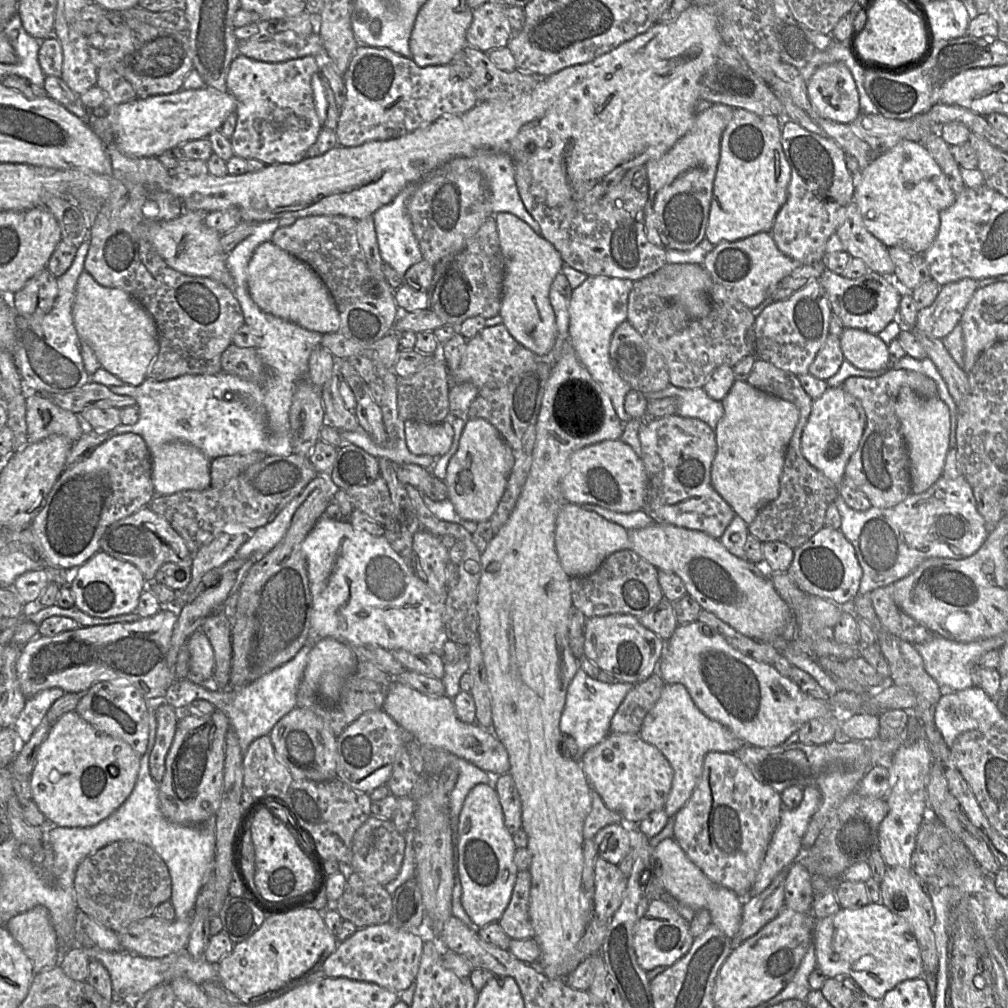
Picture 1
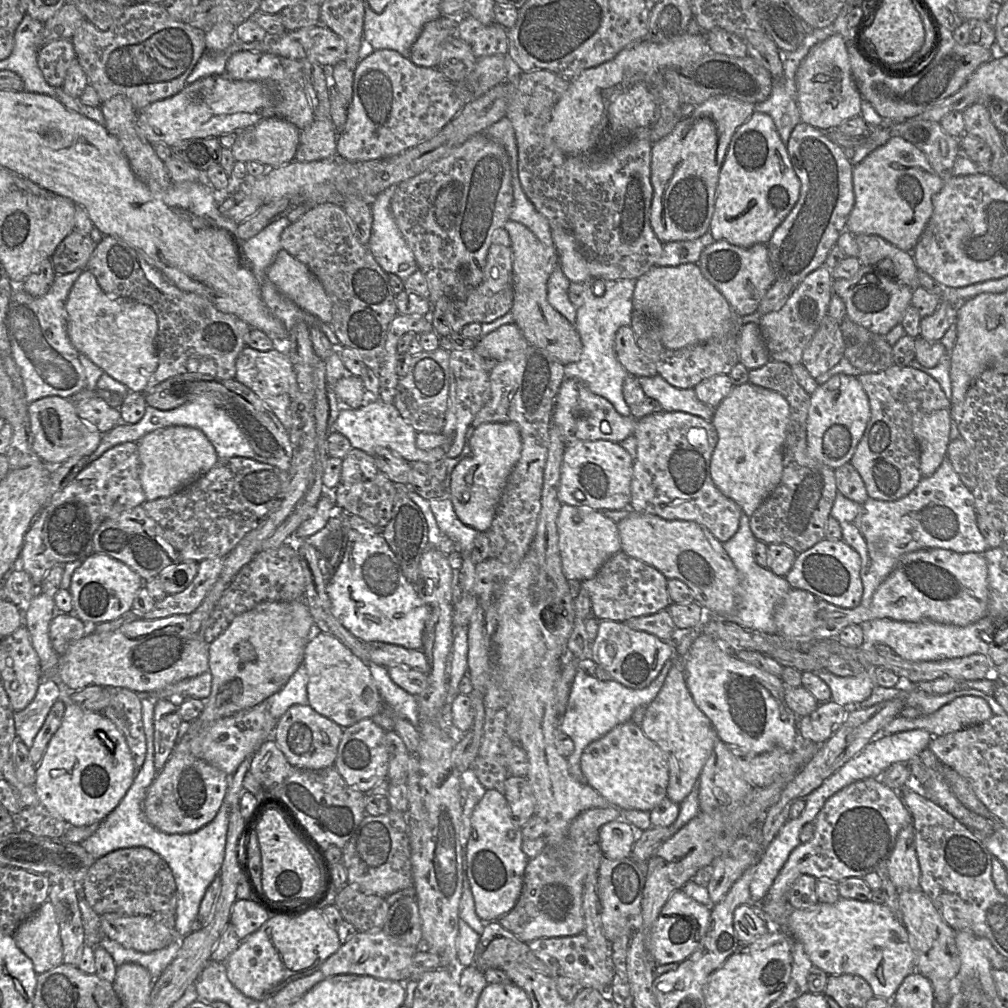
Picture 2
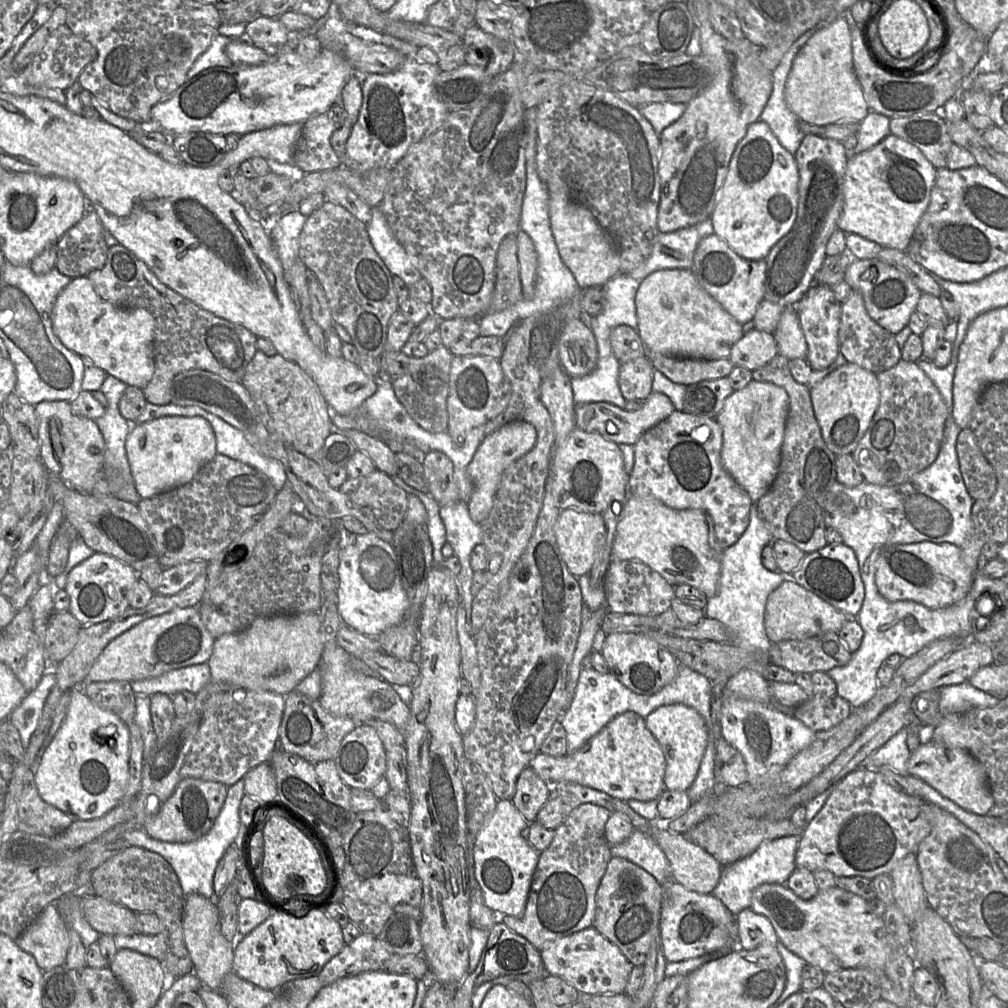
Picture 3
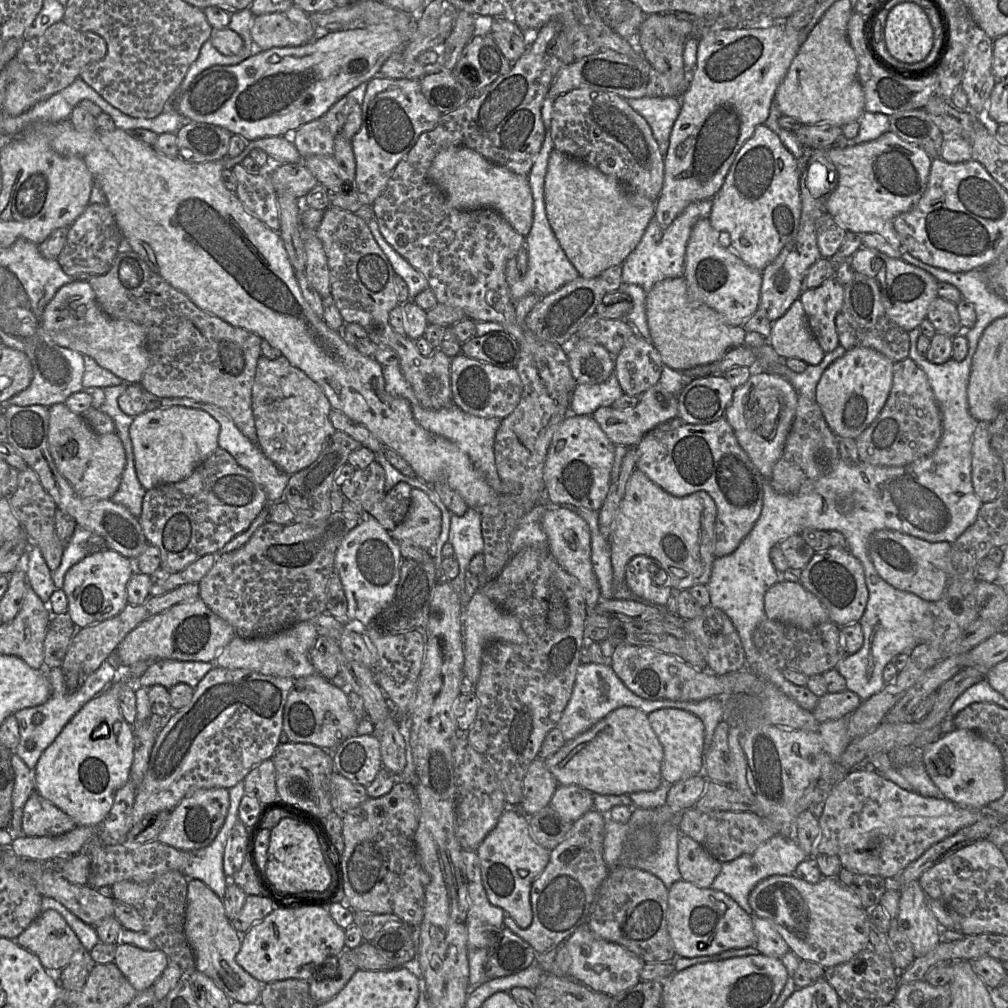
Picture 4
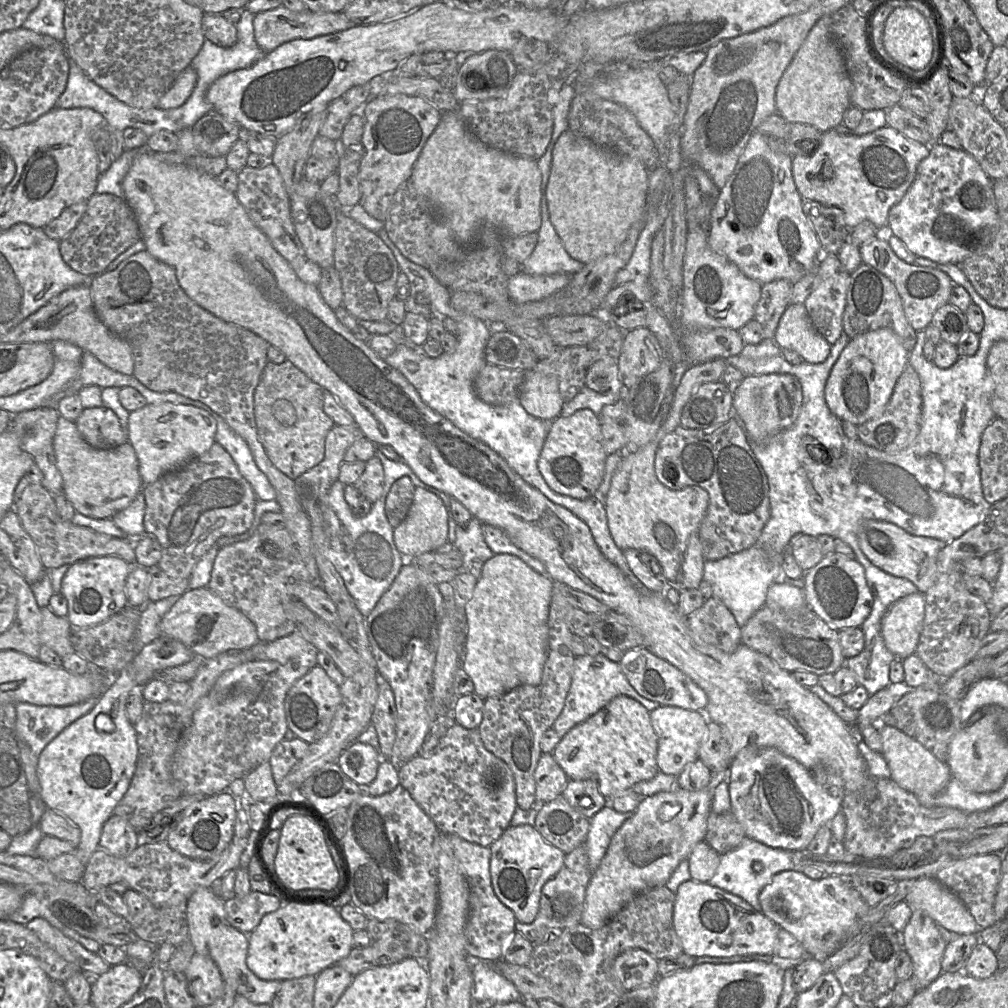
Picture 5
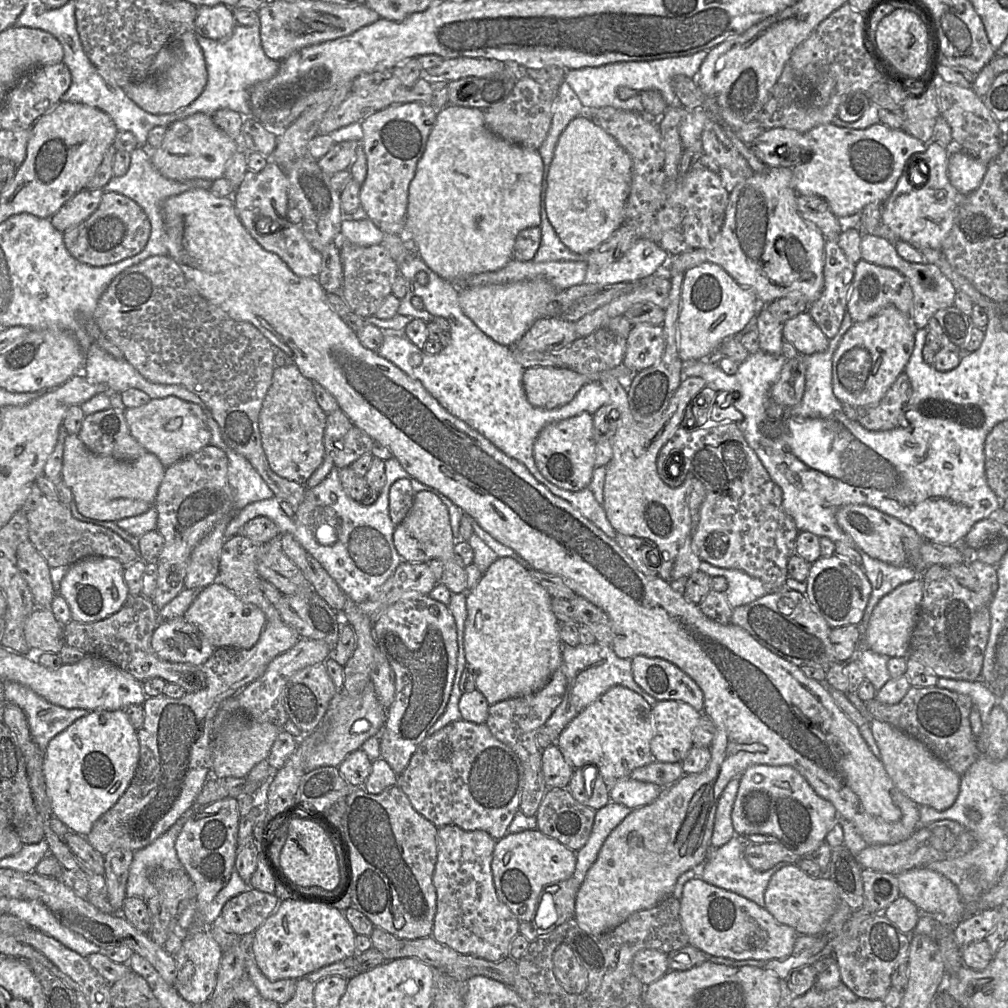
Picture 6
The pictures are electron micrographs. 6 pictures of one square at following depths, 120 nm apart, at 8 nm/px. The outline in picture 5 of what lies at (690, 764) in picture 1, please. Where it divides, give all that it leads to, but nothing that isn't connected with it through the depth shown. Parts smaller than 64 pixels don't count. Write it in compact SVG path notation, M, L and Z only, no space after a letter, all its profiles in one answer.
M663 705L650 712L650 720L658 737L657 767L659 772L678 776L690 762L699 758L699 747L706 736L707 717L703 711Z

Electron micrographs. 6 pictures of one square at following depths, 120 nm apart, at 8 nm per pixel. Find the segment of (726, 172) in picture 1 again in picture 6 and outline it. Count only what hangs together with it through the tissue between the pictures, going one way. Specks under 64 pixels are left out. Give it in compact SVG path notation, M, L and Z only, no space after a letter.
M768 168L764 173L754 173L729 193L724 223L712 244L669 256L666 269L671 274L685 273L703 262L713 262L754 292L760 304L770 304L787 295L802 295L809 308L823 290L826 240L817 227L799 214L797 197L792 168Z

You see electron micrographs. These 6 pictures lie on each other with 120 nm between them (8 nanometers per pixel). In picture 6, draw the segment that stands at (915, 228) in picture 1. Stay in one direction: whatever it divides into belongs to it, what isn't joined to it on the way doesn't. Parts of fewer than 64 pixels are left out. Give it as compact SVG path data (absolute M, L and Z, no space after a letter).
M882 123L861 130L822 124L802 135L809 140L799 140L794 147L798 160L792 167L793 188L798 195L824 199L839 219L860 213L870 203L884 203L907 167L920 159L916 155L925 153L929 144Z

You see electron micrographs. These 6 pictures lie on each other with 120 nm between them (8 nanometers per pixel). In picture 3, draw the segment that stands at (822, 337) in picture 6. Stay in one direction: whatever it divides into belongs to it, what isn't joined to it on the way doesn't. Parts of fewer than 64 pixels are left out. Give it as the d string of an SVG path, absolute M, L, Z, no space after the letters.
M787 306L774 332L778 355L787 359L806 359L808 346L794 306Z

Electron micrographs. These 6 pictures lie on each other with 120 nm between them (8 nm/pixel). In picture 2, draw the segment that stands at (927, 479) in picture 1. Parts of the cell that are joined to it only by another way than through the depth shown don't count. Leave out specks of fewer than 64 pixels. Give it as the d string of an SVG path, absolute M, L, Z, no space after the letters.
M949 409L928 413L917 411L913 414L912 428L920 449L922 477L931 476L945 458L951 441L951 421Z

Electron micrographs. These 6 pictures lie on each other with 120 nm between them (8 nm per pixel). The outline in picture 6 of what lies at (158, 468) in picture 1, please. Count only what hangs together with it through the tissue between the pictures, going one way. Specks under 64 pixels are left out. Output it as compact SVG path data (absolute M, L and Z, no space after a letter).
M168 396L151 399L143 406L127 408L123 414L131 435L147 452L156 455L166 468L210 445L207 417L197 404Z

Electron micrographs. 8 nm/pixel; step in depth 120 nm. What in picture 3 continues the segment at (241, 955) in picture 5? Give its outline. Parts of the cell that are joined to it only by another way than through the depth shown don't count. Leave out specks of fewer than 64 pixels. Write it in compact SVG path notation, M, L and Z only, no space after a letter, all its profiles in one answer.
M192 893L185 898L183 915L183 937L186 948L193 962L193 971L203 986L220 991L224 978L233 971L235 942L227 940L221 934L221 916L215 900L199 893Z

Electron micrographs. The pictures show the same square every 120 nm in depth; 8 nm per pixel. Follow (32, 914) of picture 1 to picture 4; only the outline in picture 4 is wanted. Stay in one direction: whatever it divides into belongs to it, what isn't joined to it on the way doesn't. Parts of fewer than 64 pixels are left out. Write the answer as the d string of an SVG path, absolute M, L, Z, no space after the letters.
M54 910L41 912L39 916L15 939L22 948L35 954L42 966L51 973L58 973L71 962L88 962L86 951L77 936Z

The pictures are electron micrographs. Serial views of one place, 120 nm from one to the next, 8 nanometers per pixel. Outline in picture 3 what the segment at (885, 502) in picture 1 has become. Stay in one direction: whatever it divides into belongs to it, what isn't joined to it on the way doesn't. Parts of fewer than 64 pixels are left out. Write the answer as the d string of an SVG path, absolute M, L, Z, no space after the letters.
M901 359L889 370L877 374L877 379L880 393L879 407L852 456L859 466L864 481L879 486L895 486L907 482L936 460L949 411L937 387L916 362Z

